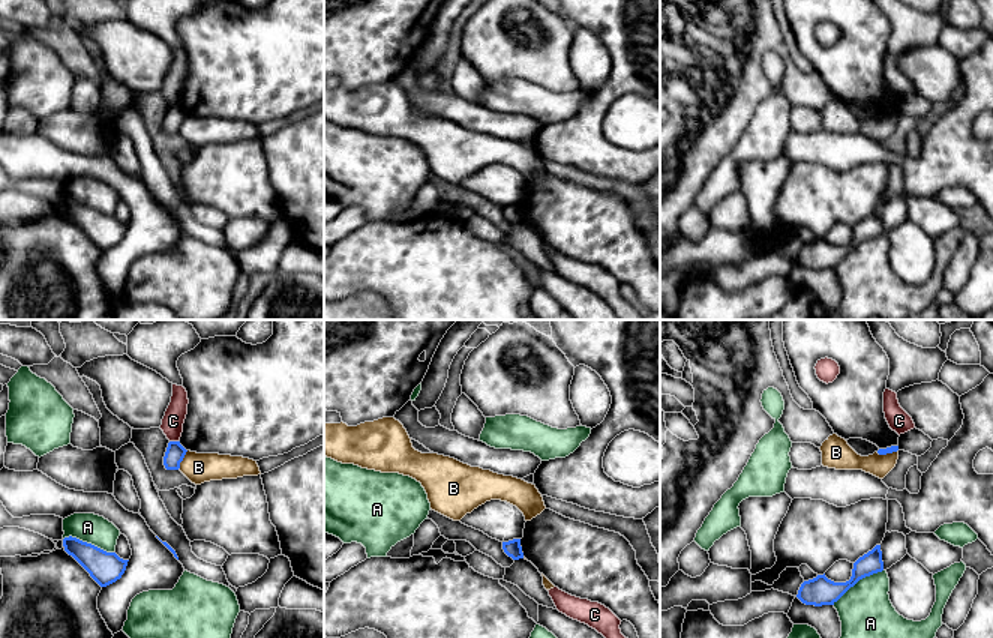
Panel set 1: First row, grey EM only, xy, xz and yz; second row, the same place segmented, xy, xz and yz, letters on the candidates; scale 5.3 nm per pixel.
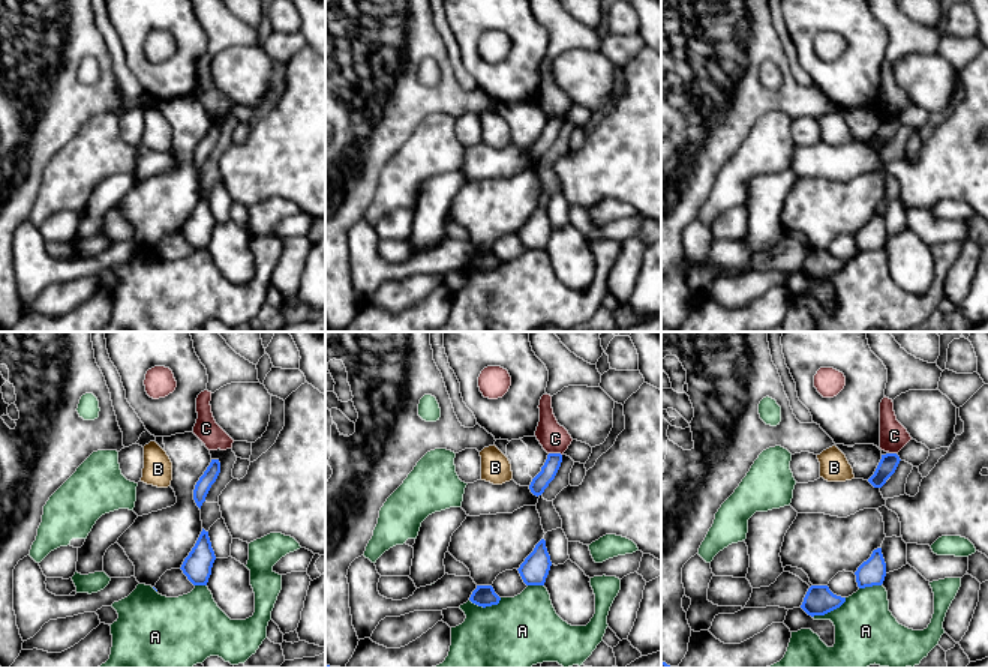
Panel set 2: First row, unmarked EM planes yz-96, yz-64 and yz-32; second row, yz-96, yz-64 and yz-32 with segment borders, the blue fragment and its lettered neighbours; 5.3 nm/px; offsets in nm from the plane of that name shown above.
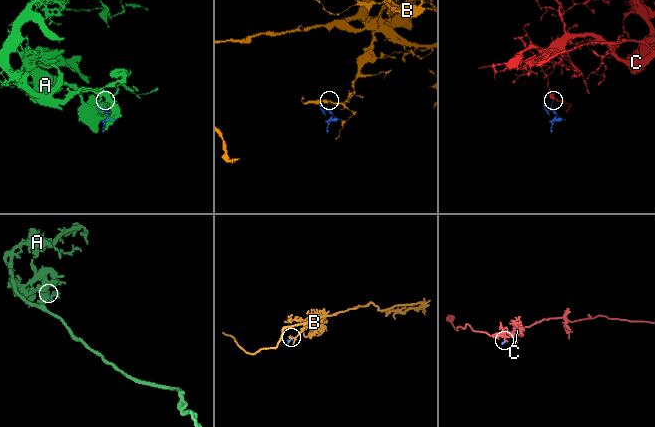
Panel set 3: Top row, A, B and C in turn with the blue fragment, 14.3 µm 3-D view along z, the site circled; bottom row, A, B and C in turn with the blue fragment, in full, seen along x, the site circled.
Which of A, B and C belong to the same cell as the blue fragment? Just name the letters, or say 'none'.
none

